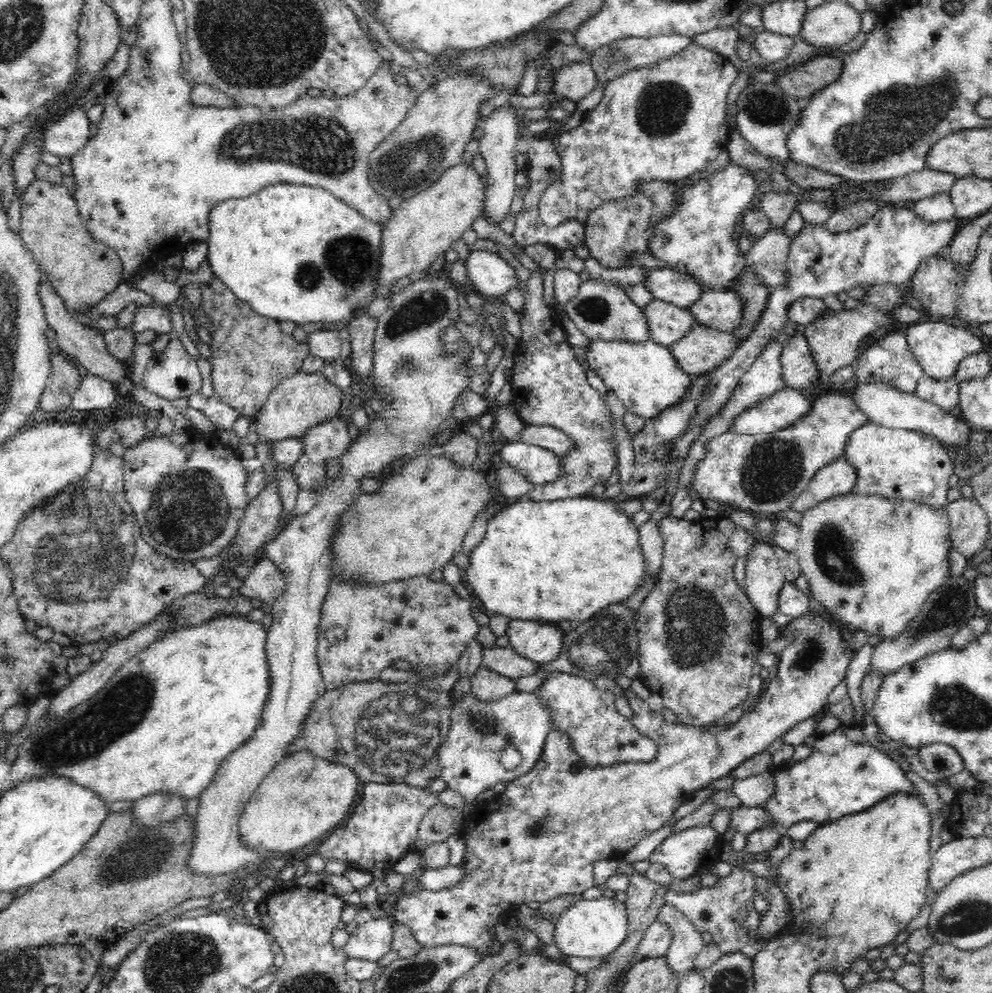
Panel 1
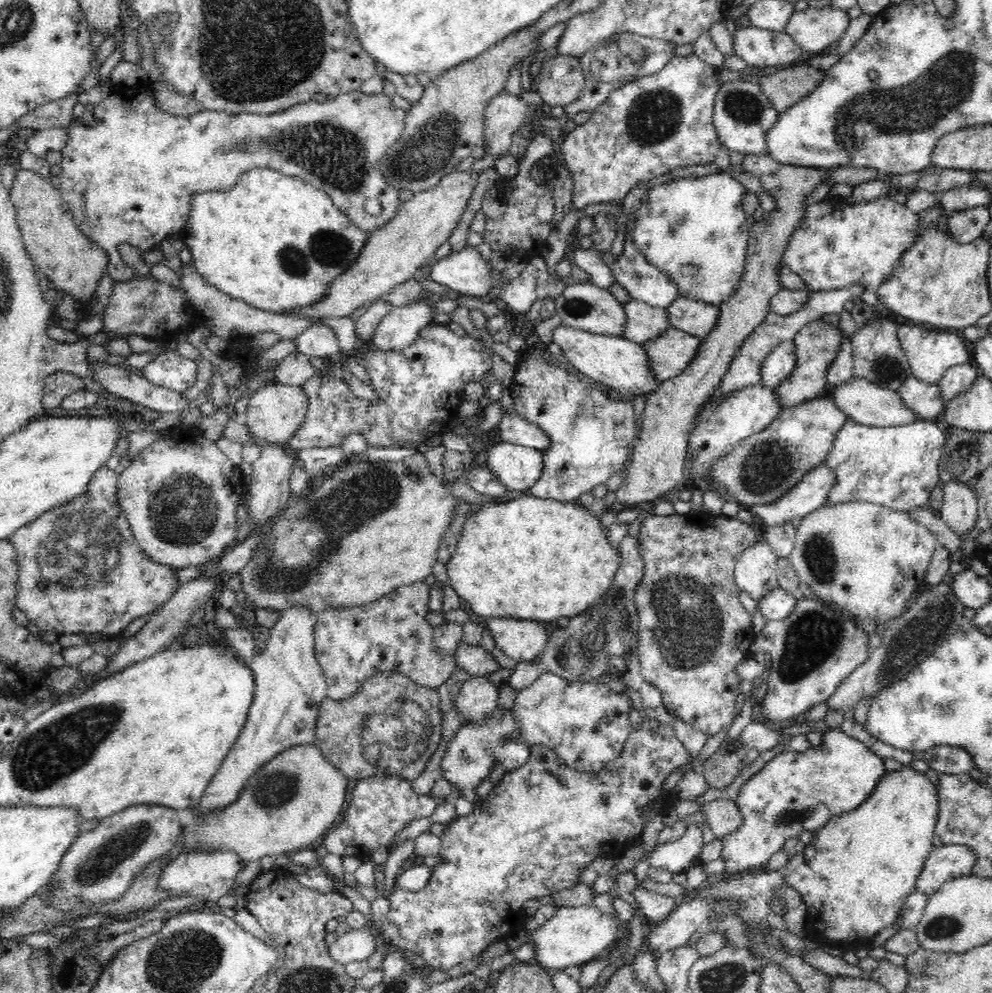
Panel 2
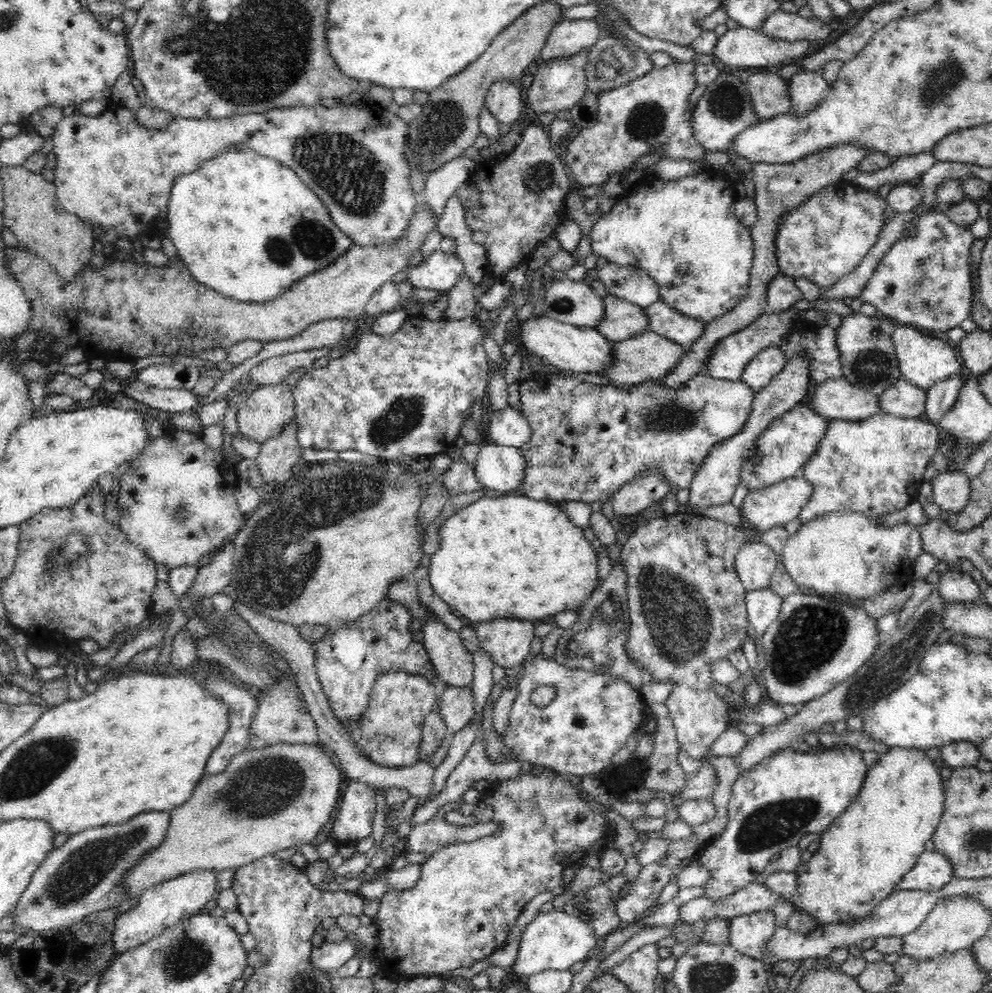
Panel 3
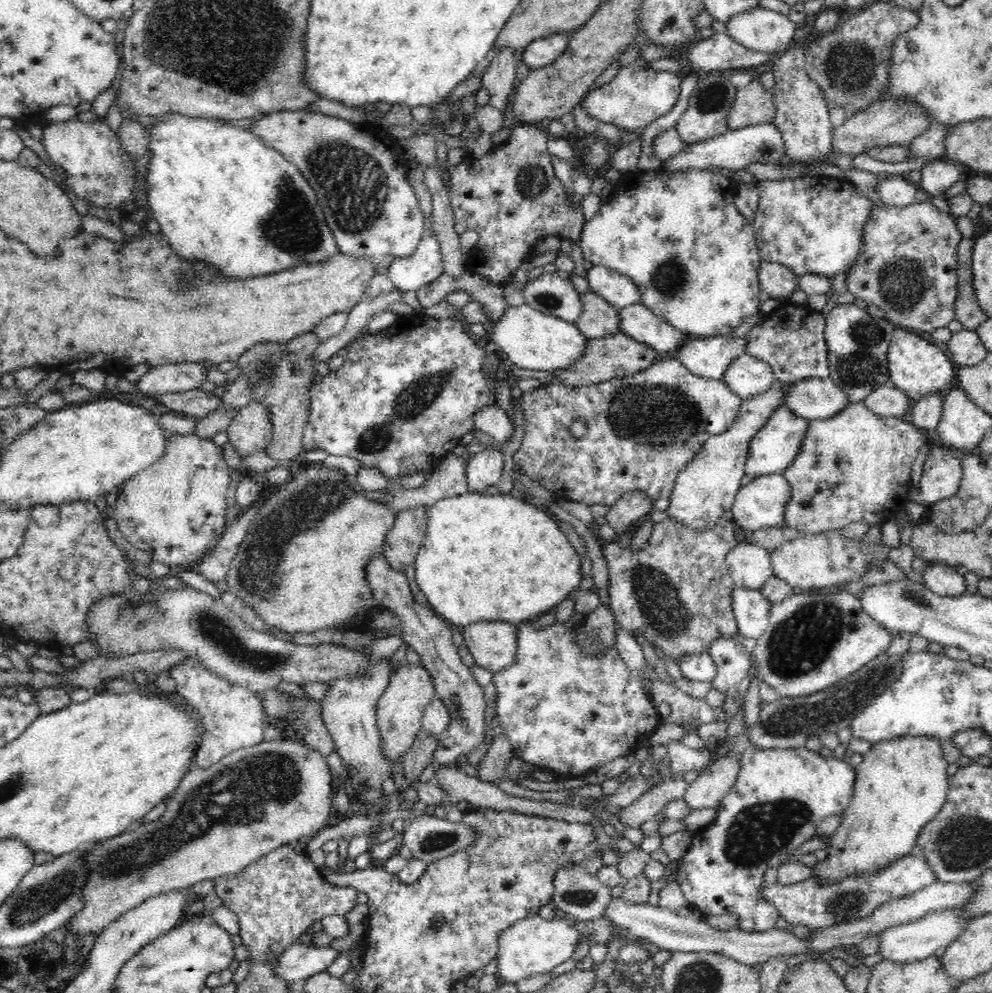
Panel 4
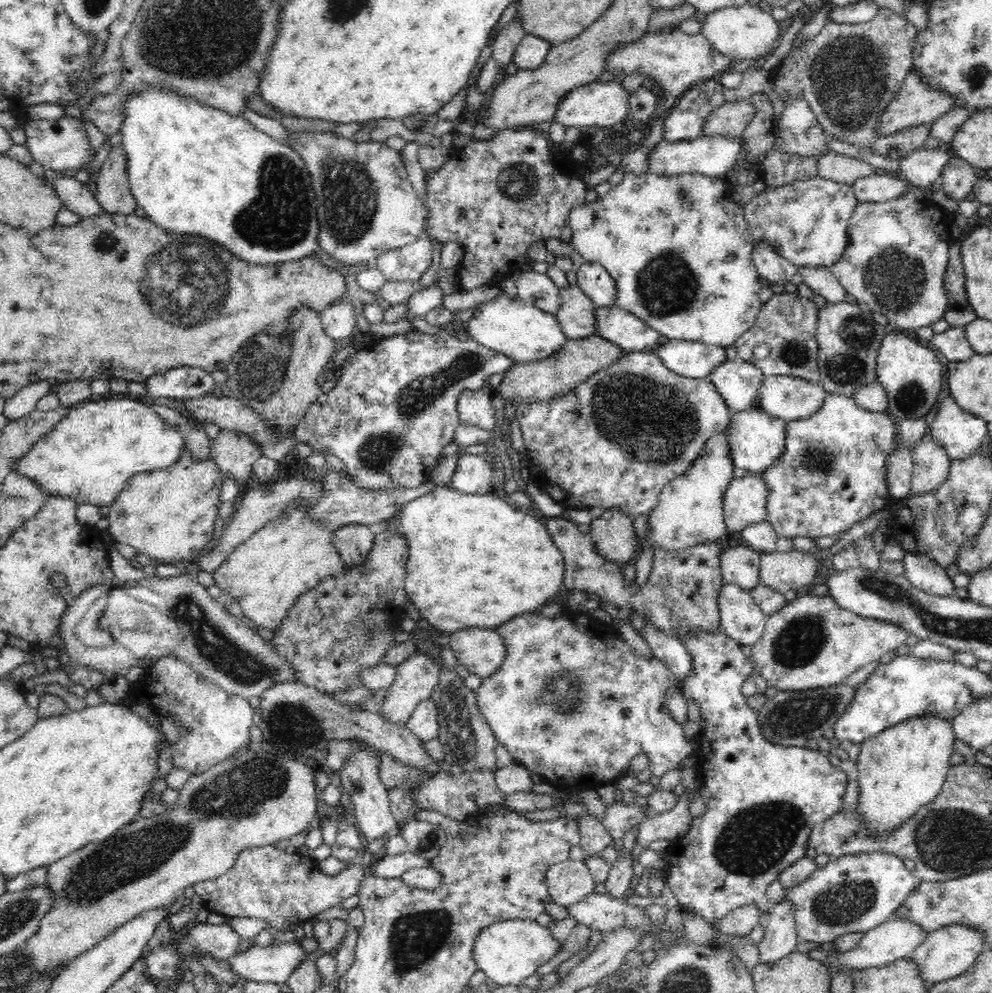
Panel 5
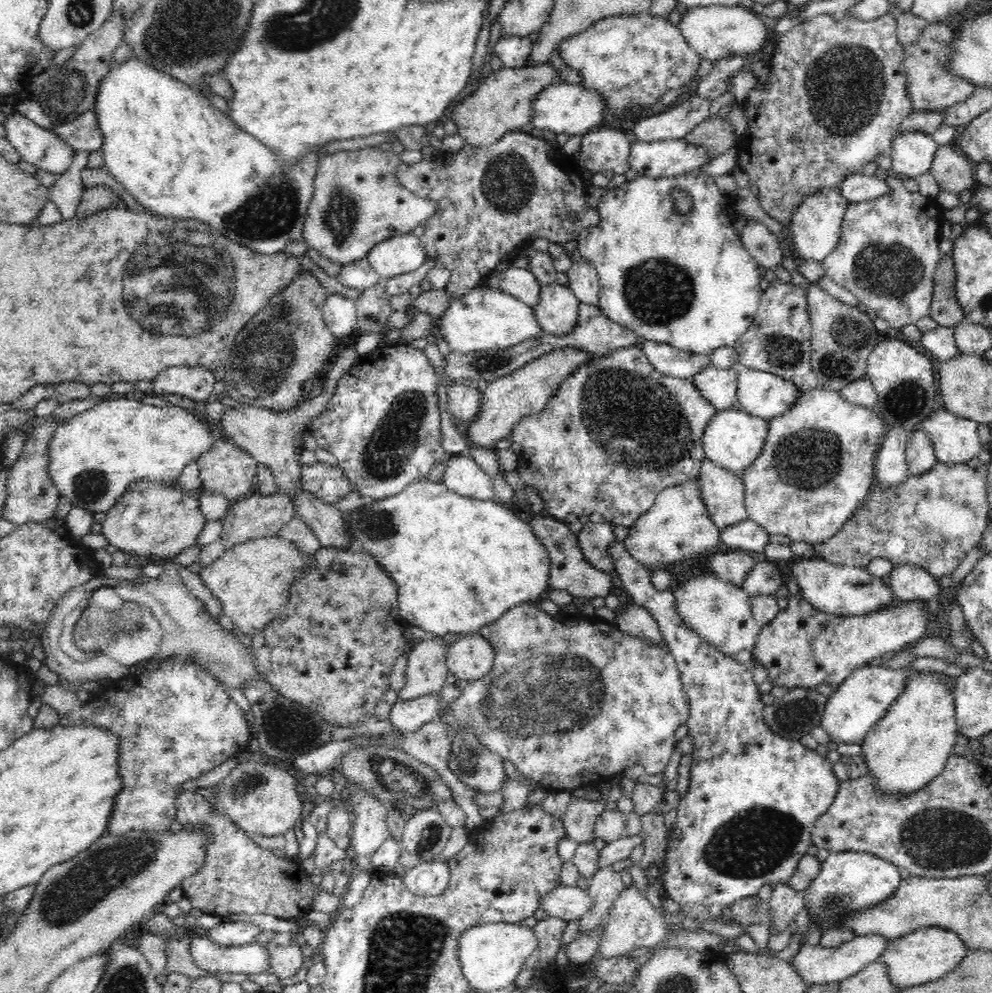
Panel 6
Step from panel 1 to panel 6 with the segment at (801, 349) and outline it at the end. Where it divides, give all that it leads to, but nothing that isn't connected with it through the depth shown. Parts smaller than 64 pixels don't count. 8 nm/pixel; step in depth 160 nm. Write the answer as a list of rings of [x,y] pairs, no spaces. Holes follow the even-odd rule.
[[[713,364],[707,367],[691,378],[698,392],[718,411],[737,409],[738,373],[732,368],[718,369]]]

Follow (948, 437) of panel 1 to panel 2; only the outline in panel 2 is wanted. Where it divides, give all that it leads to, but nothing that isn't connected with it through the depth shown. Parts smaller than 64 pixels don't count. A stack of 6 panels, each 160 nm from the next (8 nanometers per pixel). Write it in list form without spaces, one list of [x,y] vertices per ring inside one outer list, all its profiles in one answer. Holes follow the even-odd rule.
[[[852,378],[836,385],[833,392],[834,404],[850,419],[868,426],[900,426],[918,421],[917,416],[902,402],[897,391],[882,388],[866,379]]]

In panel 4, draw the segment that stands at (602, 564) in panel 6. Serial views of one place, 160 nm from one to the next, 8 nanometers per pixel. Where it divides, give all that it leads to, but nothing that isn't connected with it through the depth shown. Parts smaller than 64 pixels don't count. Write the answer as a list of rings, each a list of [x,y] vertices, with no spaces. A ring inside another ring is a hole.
[[[632,490],[620,497],[616,504],[609,506],[605,518],[615,532],[615,541],[626,530],[630,530],[636,520],[648,515],[651,512],[652,504],[654,504],[654,500],[648,498],[643,492]]]

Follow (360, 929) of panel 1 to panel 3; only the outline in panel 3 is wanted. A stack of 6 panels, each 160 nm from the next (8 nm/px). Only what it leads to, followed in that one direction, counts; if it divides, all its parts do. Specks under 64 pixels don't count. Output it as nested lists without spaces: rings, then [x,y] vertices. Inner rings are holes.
[[[347,938],[340,942],[323,942],[312,949],[310,962],[322,972],[336,974],[337,968],[355,956],[359,946],[356,941],[352,942]]]

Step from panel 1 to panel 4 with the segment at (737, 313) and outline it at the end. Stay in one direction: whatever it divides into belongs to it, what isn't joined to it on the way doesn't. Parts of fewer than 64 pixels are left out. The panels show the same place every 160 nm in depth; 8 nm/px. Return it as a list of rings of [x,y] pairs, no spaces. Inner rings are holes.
[[[639,302],[619,309],[619,332],[653,348],[656,352],[676,350],[690,334],[676,330]]]

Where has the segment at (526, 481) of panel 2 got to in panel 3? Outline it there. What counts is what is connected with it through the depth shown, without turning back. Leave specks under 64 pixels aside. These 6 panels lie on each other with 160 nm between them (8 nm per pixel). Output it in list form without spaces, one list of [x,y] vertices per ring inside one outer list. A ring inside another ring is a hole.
[[[484,444],[473,464],[480,484],[486,489],[511,494],[521,485],[526,461],[519,448]]]

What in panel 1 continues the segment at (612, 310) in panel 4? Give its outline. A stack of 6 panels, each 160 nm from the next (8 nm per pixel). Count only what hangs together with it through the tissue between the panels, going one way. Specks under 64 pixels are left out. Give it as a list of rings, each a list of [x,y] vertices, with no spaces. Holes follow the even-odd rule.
[[[653,300],[642,308],[649,328],[649,339],[664,346],[685,337],[687,330],[698,325],[686,307],[663,300]]]

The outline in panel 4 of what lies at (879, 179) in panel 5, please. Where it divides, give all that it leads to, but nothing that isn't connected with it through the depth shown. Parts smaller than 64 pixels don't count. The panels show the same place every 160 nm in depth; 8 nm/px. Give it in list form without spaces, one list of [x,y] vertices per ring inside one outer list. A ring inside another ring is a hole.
[[[904,175],[889,176],[887,179],[879,180],[876,192],[884,205],[890,206],[908,206],[914,203],[918,185],[914,184]]]

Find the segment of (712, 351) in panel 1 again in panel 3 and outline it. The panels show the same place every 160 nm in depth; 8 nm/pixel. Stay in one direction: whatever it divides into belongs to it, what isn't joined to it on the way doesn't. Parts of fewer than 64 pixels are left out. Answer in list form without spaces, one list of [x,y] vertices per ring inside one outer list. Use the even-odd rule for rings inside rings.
[[[644,330],[640,334],[622,339],[620,342],[611,341],[611,348],[613,348],[611,352],[613,356],[612,368],[604,370],[601,376],[612,380],[612,382],[623,382],[624,384],[632,385],[637,385],[650,379],[660,381],[666,378],[687,351],[686,346],[680,346],[651,330]]]

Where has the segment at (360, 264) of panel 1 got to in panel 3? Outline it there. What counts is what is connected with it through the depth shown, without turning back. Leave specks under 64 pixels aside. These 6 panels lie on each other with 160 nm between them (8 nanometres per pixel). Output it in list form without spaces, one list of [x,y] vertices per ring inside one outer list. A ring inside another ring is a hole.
[[[244,145],[239,147],[228,147],[224,154],[214,156],[210,160],[206,160],[204,164],[200,164],[200,170],[189,175],[176,175],[167,206],[167,222],[168,234],[174,246],[176,246],[178,256],[183,260],[183,263],[188,267],[192,276],[203,285],[217,290],[219,293],[230,298],[235,298],[239,301],[246,302],[266,302],[273,299],[275,296],[282,294],[294,282],[298,282],[299,278],[304,278],[307,274],[312,274],[314,271],[320,270],[334,262],[336,258],[341,257],[353,244],[354,241],[350,237],[346,237],[332,220],[328,209],[322,201],[304,182],[294,173],[288,166],[282,166],[280,162],[274,158],[261,156],[255,150],[248,149]]]

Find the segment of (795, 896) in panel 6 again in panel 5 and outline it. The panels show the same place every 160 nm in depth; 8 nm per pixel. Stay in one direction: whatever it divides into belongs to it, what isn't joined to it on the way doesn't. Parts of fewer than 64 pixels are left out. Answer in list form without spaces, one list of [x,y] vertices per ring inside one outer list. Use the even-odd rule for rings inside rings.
[[[782,899],[773,906],[764,920],[765,933],[758,943],[759,957],[762,963],[771,963],[796,951],[800,941],[794,920],[794,905],[788,899]]]

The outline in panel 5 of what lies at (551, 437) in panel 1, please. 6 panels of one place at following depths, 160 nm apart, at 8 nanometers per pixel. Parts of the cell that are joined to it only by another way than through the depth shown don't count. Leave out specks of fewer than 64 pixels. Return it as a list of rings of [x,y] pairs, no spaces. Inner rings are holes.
[[[463,390],[458,397],[457,411],[461,422],[471,424],[484,430],[492,430],[496,426],[494,408],[490,403],[489,392],[484,390]]]

